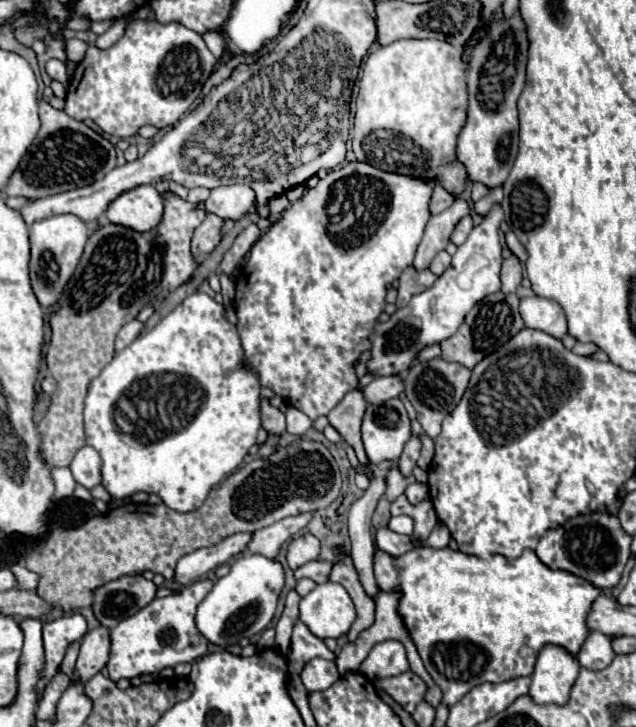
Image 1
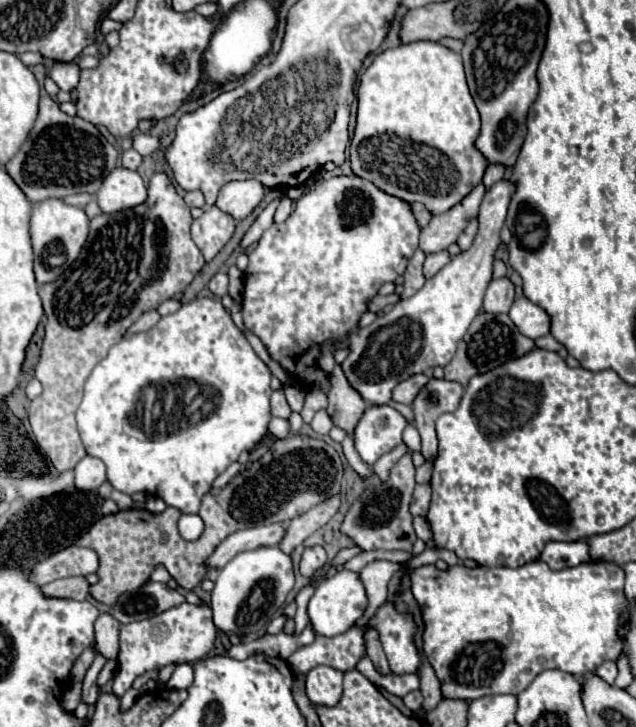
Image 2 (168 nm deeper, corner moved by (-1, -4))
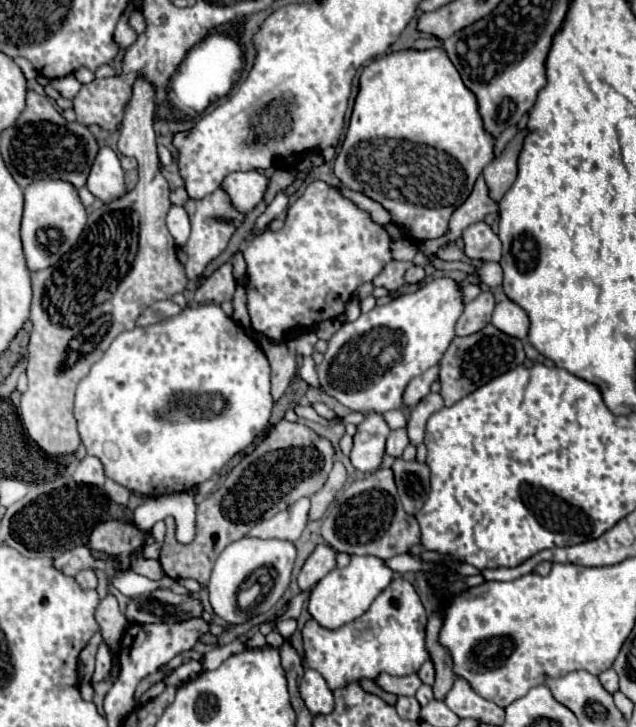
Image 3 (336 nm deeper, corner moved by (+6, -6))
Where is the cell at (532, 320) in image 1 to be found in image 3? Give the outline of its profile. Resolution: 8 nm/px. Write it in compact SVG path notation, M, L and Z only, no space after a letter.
M504 300L504 302L498 302L498 304L494 306L492 324L494 324L498 330L502 330L504 334L524 340L526 334L528 334L530 320L528 320L526 312L524 312L518 304L514 304L512 300Z

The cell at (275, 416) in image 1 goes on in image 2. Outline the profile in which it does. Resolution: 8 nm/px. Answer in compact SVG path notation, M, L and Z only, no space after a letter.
M281 390L271 394L271 414L277 416L277 418L289 418L291 416L291 410L289 410L287 400L285 400Z

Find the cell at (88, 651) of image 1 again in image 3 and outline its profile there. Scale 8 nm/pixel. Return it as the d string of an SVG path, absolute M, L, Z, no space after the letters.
M106 594L106 596L100 600L98 610L96 610L96 620L98 620L98 624L100 624L104 642L106 642L114 652L118 652L120 638L122 638L124 630L128 628L128 620L126 620L124 612L120 610L118 600L116 600L114 594Z

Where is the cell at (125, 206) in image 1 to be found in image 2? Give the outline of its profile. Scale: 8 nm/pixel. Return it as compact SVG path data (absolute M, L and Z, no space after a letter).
M115 168L105 180L97 194L97 204L105 214L127 210L147 202L147 188L141 176L133 170Z

